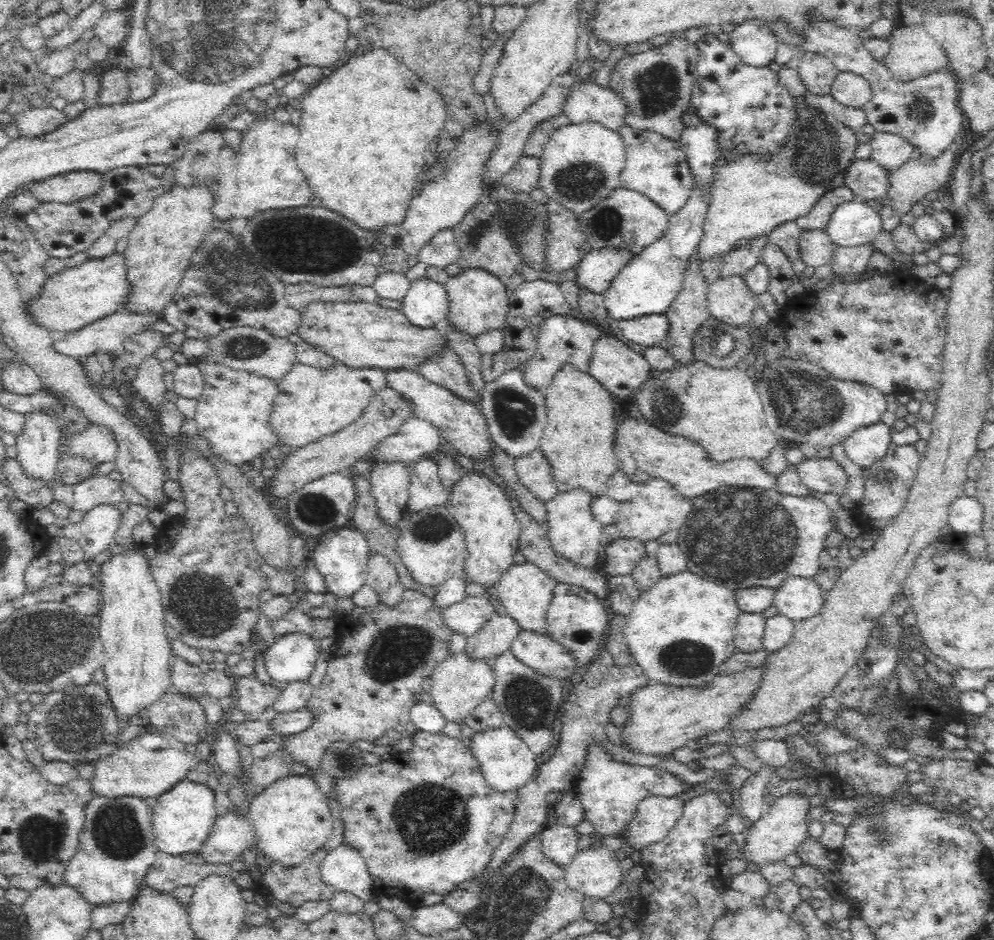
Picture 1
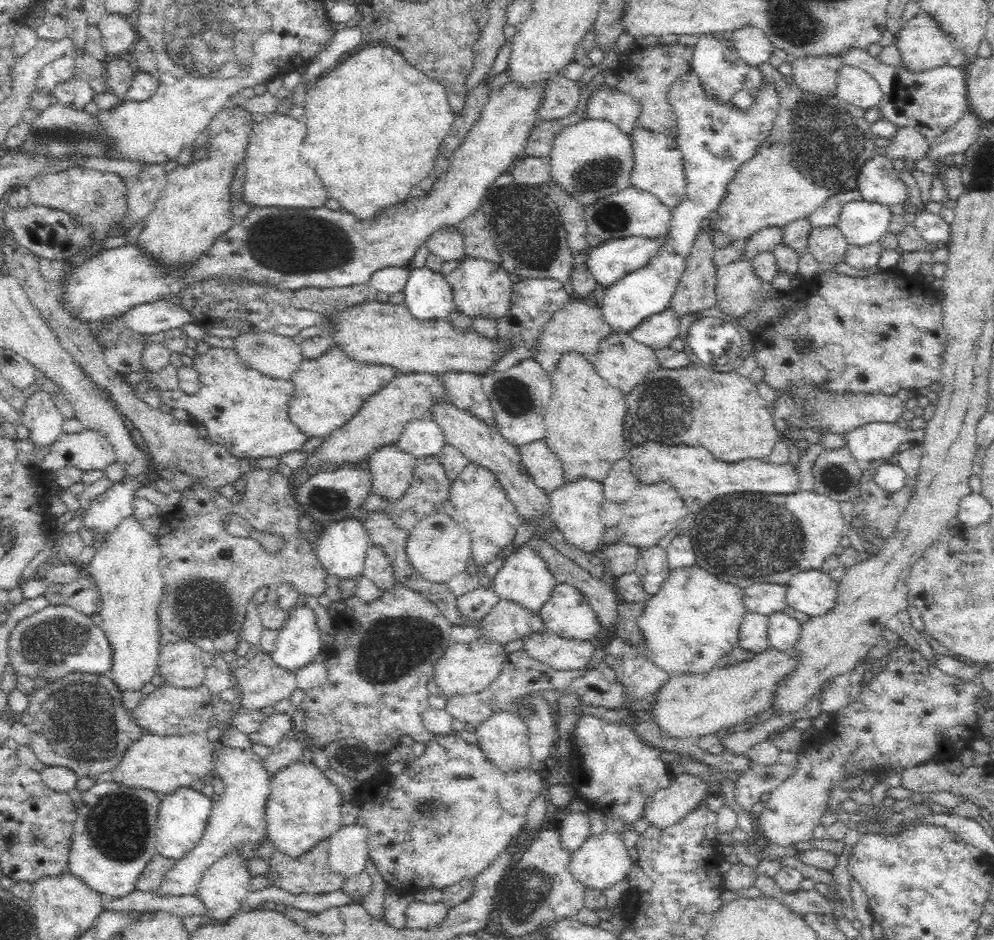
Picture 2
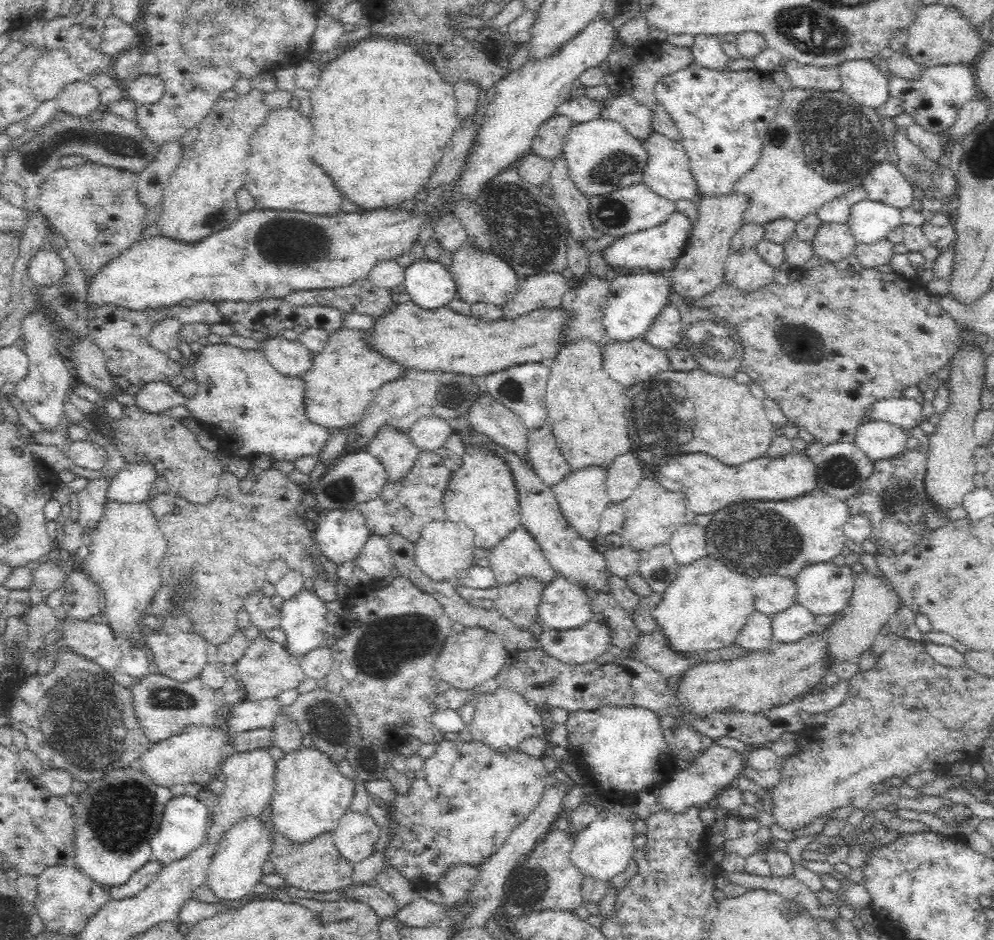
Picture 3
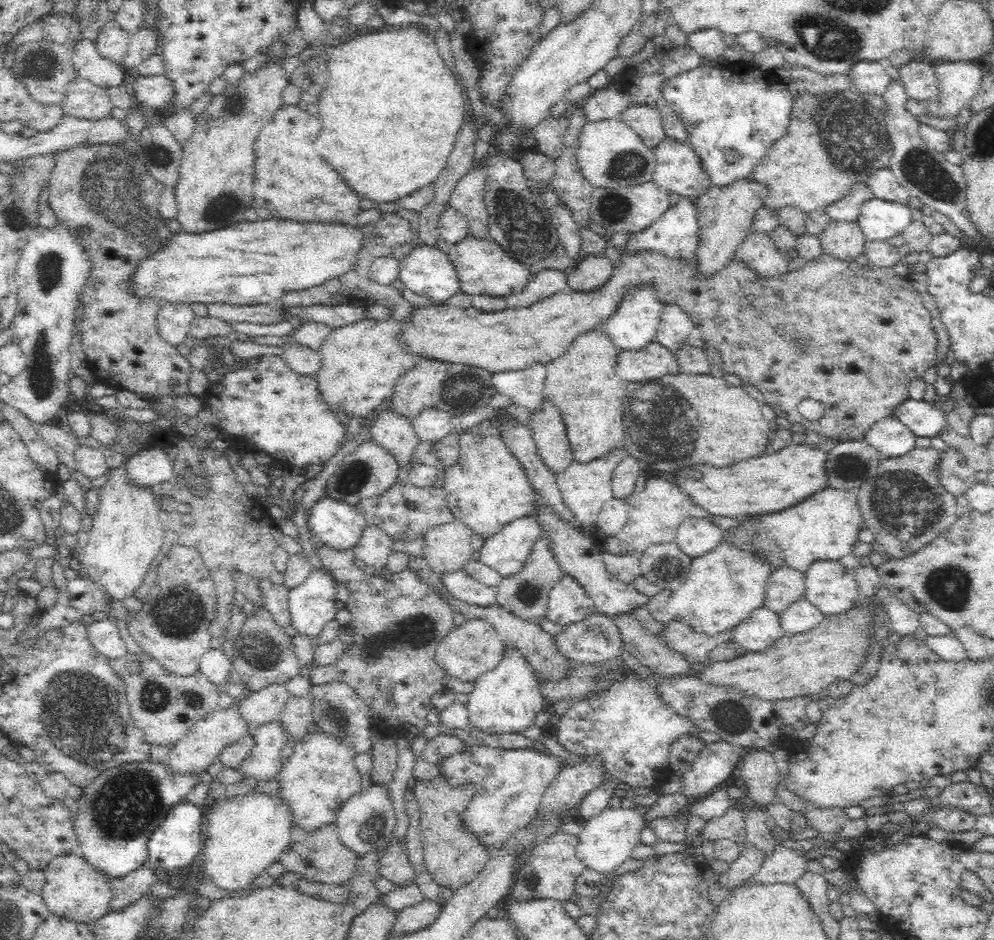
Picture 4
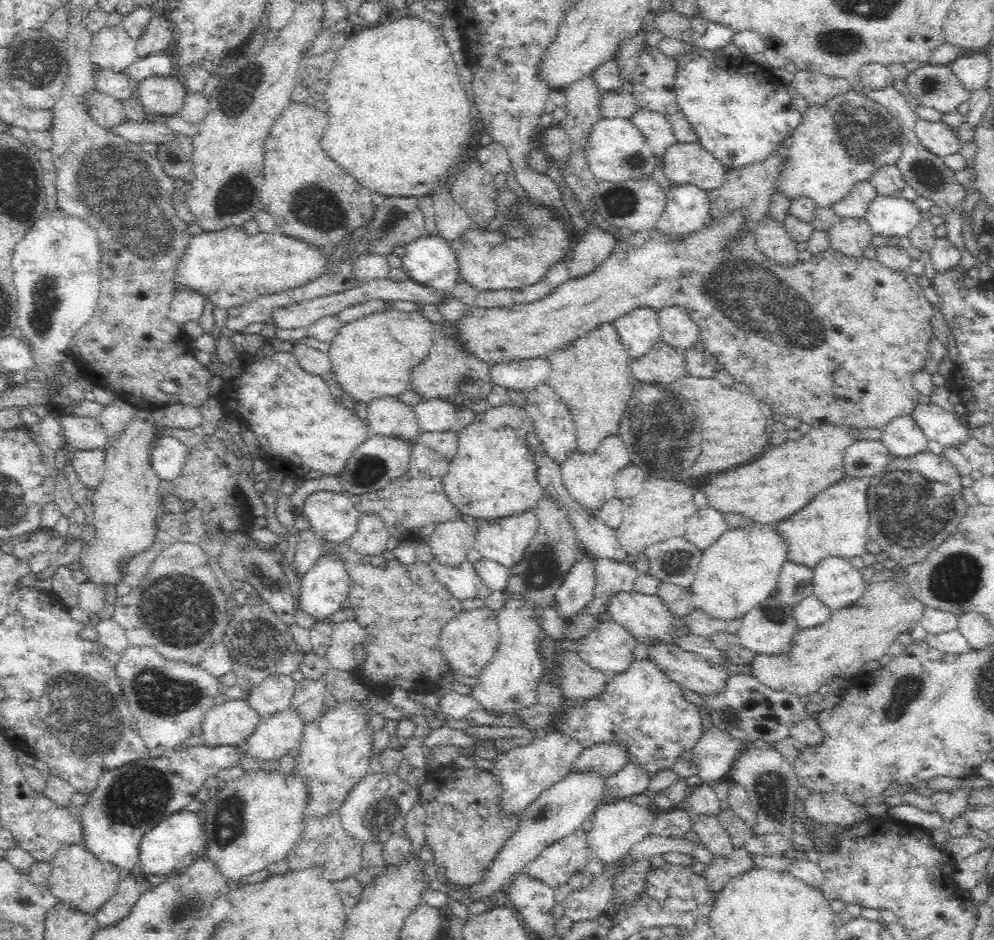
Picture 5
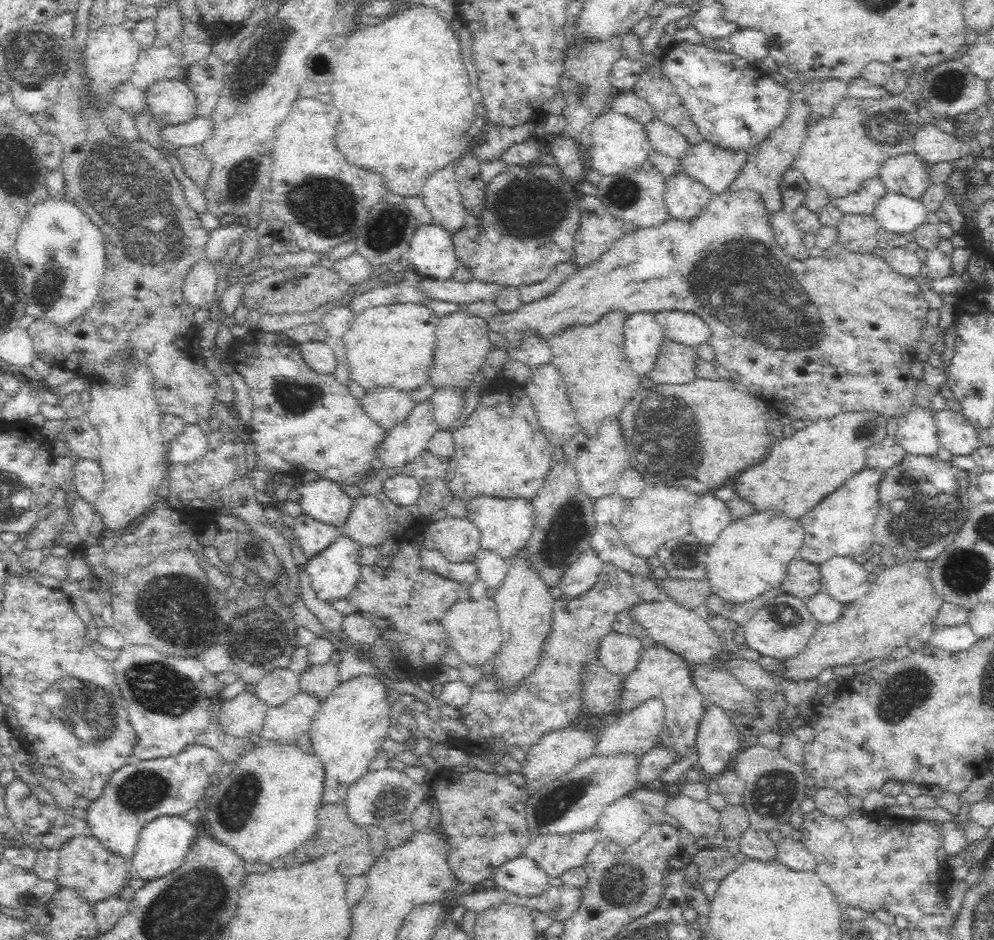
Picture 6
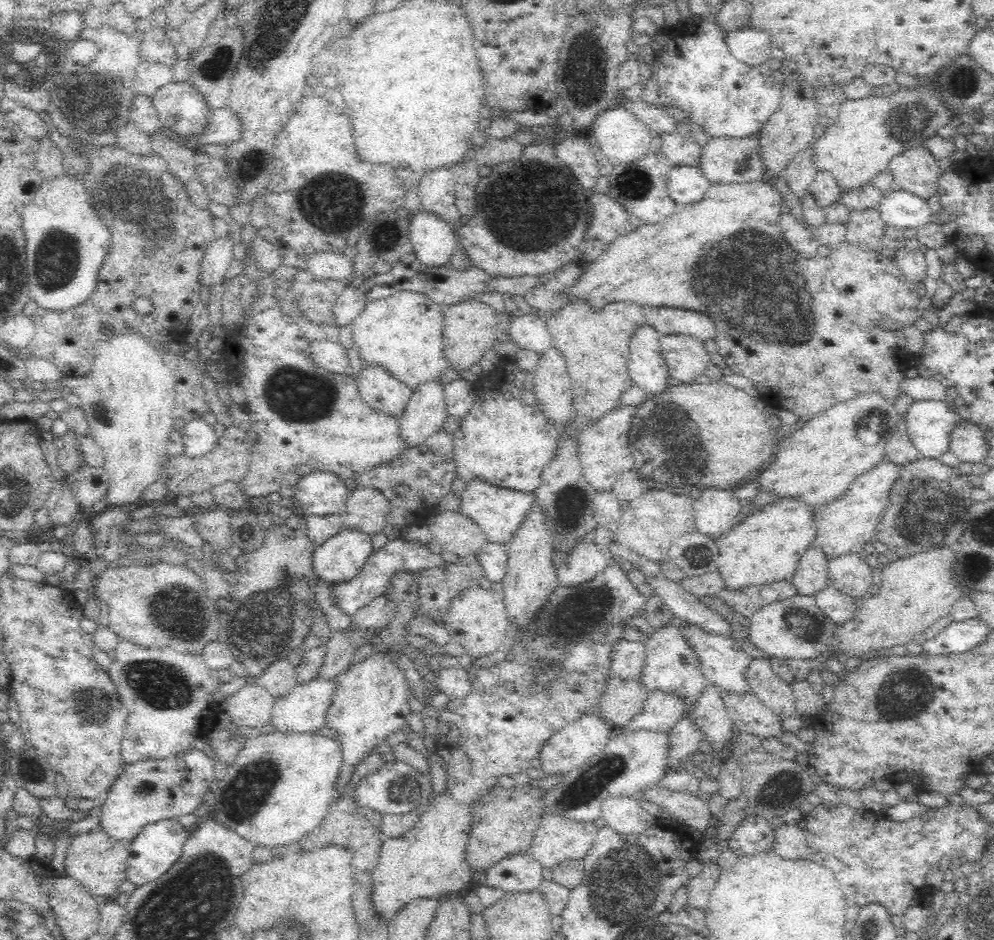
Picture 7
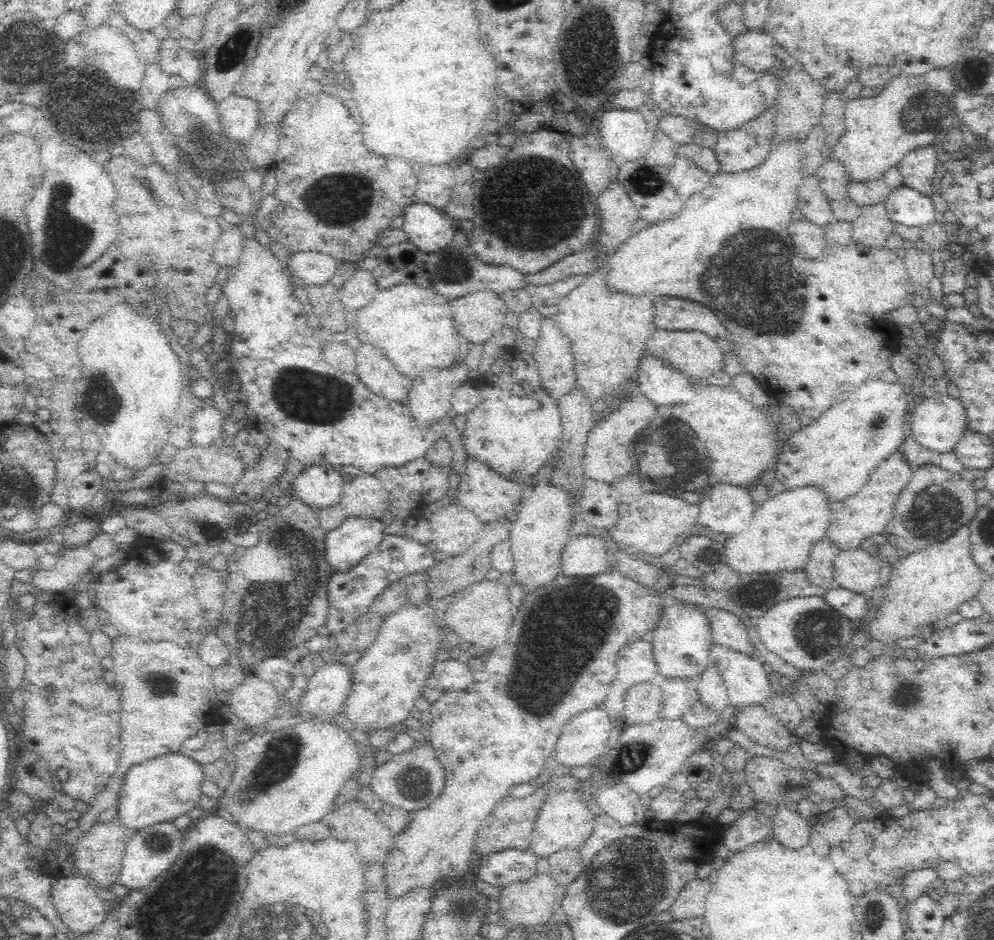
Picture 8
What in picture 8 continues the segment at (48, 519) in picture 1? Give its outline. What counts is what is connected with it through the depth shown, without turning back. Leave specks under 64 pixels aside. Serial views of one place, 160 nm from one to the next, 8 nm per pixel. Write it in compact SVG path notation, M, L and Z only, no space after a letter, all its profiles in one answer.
M204 403L192 416L191 443L208 446L223 434L224 414L212 404Z

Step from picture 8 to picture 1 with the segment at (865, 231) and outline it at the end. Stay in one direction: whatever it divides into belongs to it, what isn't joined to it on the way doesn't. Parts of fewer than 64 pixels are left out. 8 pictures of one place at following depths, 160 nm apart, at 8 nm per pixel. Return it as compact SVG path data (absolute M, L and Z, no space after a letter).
M802 229L798 244L800 245L802 259L804 259L808 267L829 264L830 260L834 258L834 250L836 250L837 247L826 229Z

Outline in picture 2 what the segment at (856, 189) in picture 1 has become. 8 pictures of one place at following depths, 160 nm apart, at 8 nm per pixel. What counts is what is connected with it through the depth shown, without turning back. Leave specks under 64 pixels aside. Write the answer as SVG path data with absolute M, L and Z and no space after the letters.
M885 154L874 155L860 170L857 188L861 198L868 202L896 206L908 200L908 188L898 177L899 171L894 169L892 159Z

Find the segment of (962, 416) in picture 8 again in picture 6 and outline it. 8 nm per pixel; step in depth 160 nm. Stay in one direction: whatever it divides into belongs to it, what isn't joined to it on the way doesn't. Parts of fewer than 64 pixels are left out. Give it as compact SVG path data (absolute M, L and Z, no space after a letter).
M915 402L905 415L898 419L895 439L908 455L934 456L941 447L934 409L922 408Z

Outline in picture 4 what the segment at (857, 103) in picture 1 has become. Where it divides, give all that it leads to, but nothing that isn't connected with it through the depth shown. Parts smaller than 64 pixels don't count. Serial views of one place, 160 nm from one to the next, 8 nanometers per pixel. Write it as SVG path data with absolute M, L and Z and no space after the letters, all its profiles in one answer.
M862 61L854 64L848 76L854 85L853 91L857 94L882 96L891 84L891 77L885 70L884 62Z

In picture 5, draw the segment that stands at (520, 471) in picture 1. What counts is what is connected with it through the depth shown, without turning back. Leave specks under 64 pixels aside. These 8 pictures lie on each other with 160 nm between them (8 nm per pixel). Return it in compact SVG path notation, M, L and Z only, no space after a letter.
M540 384L527 392L526 412L532 419L534 432L540 440L545 454L561 465L571 450L577 447L574 417L562 397L558 396L548 384Z

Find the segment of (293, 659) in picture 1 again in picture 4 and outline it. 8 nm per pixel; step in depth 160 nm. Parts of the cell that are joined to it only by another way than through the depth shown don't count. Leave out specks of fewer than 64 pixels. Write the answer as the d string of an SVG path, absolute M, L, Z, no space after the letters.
M313 568L302 584L289 590L291 625L298 635L312 638L335 620L339 611L336 608L336 583L330 571Z

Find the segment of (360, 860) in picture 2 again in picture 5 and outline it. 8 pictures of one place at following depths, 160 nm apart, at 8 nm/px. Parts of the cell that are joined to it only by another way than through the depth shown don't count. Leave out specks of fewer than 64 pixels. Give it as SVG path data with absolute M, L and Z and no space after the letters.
M369 772L348 793L339 813L342 826L353 838L365 844L384 843L404 827L408 812L419 804L420 789L402 780L397 773Z

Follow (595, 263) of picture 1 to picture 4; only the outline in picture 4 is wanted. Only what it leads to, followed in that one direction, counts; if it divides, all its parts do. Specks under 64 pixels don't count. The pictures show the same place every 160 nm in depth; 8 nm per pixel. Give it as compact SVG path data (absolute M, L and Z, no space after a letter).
M682 197L679 204L658 218L656 222L647 226L642 232L628 233L626 249L632 251L652 250L668 255L672 258L692 258L698 246L700 236L699 209L697 198Z

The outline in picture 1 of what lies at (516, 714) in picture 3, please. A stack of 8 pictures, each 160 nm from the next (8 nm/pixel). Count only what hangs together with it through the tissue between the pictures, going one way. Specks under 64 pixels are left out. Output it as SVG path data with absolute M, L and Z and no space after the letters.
M506 723L498 728L487 728L475 733L471 739L471 751L480 763L486 781L496 790L521 789L536 778L536 771L539 769L539 765L536 764L536 755L522 737L518 736L518 733Z

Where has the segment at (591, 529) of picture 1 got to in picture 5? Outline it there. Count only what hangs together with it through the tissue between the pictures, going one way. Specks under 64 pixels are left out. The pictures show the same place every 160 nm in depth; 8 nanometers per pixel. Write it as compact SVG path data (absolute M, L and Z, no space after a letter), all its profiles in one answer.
M618 434L603 438L598 448L590 454L576 447L560 465L564 486L572 499L584 506L588 512L595 513L601 504L615 496L615 476L630 464L629 458L629 450Z

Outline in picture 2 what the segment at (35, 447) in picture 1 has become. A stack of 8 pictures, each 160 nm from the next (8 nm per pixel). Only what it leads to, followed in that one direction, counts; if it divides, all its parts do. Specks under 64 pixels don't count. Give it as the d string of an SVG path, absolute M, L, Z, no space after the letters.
M36 390L27 396L22 423L30 432L29 440L35 446L51 446L62 436L64 417L54 403L54 393Z

